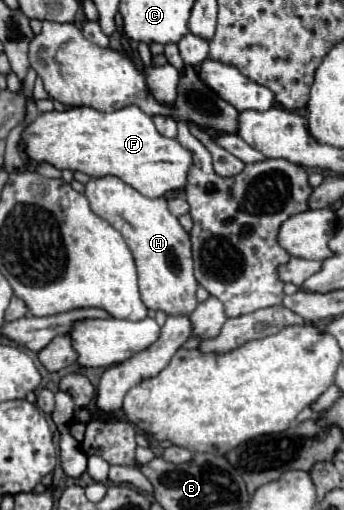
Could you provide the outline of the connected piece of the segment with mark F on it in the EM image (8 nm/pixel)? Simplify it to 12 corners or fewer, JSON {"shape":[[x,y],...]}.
{"shape":[[137,106],[43,112],[25,154],[147,198],[183,190],[191,152]]}

